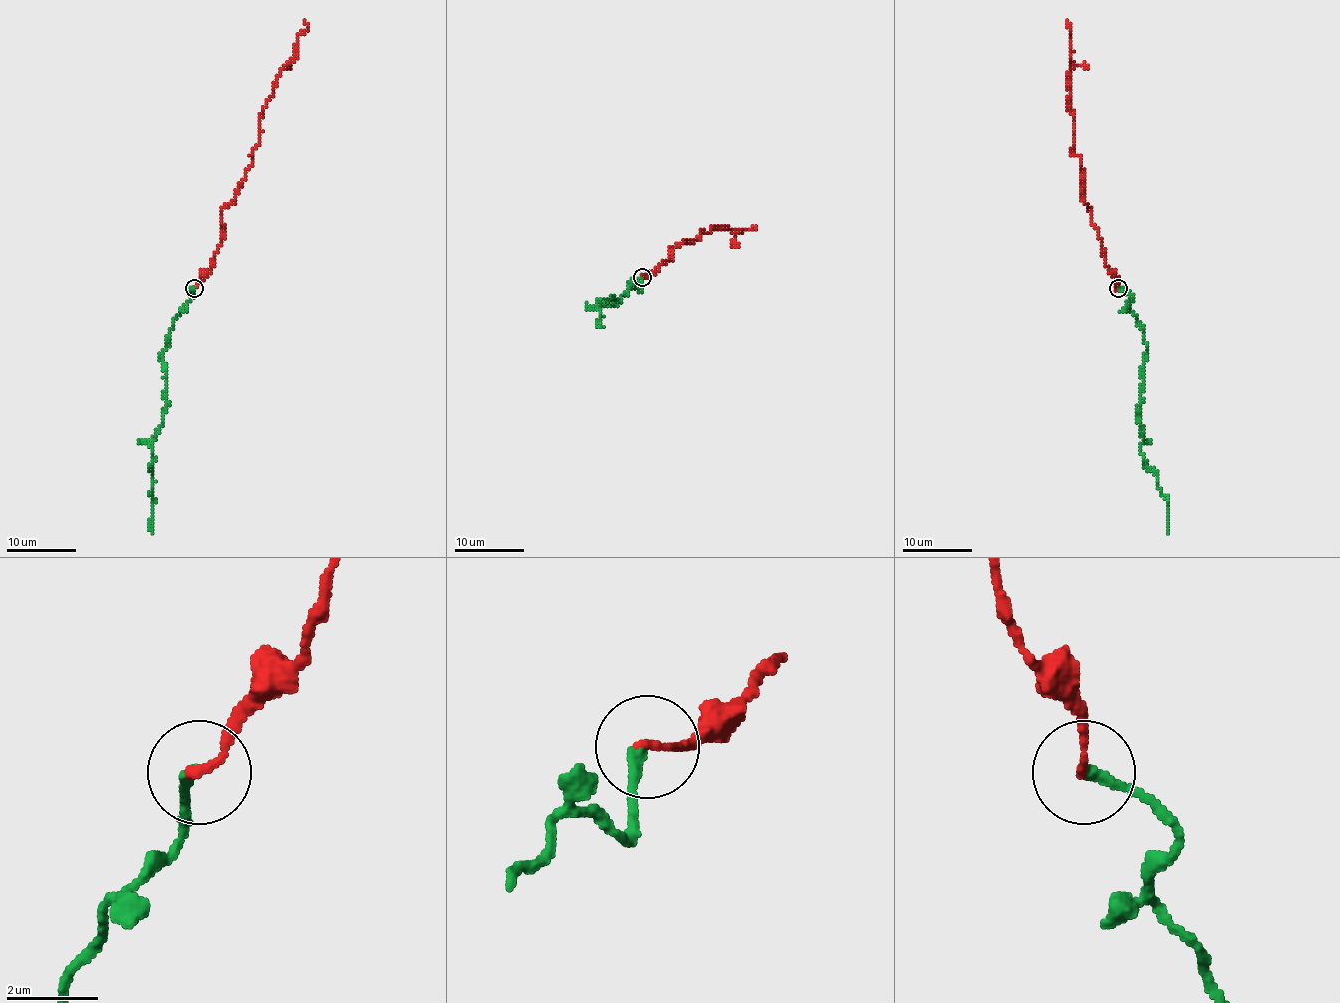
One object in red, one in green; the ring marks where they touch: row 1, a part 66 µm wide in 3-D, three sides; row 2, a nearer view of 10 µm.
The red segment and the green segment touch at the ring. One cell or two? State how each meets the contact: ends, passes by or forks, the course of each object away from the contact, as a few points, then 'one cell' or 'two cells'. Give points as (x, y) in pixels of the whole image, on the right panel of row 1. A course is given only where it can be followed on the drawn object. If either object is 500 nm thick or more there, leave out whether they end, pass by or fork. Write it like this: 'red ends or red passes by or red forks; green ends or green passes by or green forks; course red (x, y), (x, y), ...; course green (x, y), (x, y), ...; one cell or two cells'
red ends; green ends; course red (1118, 288), (1083, 200), (1080, 158), (1071, 151), (1075, 118), (1070, 101), (1068, 21); course green (1118, 288), (1132, 298), (1128, 307), (1142, 329), (1141, 452), (1168, 504), (1168, 534); one cell

